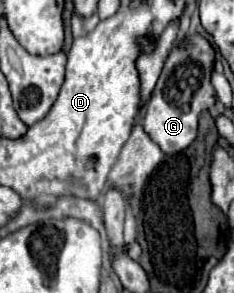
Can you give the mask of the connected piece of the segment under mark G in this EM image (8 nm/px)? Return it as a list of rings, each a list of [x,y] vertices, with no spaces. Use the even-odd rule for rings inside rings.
[[[189,36],[189,42],[191,46],[187,50],[173,48],[173,52],[169,54],[143,116],[143,130],[165,154],[177,154],[195,140],[199,114],[215,100],[211,86],[215,50],[201,36]]]

